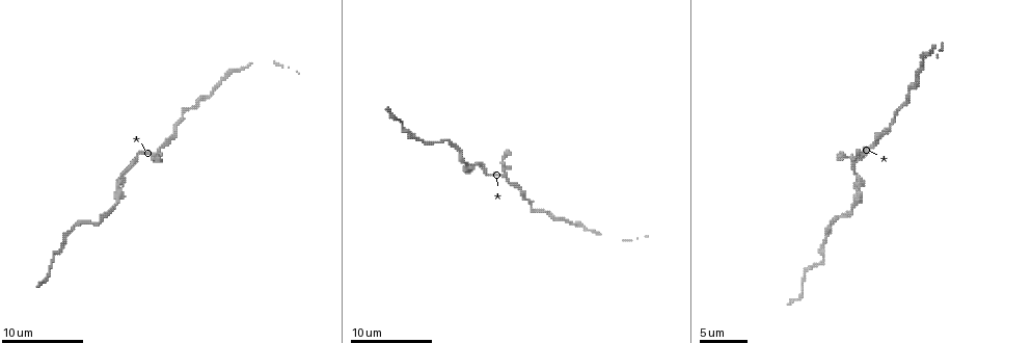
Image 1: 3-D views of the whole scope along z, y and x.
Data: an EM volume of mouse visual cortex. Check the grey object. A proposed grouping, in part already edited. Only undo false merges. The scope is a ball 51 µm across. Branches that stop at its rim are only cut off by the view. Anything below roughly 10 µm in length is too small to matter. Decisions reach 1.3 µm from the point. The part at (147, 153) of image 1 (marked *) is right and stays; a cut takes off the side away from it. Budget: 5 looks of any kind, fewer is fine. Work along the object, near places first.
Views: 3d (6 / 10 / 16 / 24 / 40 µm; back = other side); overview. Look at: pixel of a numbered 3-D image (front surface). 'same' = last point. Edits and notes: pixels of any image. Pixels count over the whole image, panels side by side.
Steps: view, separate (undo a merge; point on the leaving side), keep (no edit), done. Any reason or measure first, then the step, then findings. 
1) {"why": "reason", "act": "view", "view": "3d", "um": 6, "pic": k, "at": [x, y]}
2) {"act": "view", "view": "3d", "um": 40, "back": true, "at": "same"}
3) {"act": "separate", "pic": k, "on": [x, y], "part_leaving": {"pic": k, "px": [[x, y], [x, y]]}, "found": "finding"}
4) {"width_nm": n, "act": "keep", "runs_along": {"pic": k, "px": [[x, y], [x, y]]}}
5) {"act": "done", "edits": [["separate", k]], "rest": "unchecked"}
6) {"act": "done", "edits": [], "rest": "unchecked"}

{"why": "calibre changes", "act": "view", "view": "3d", "um": 6, "pic": 1, "at": [483, 173]}

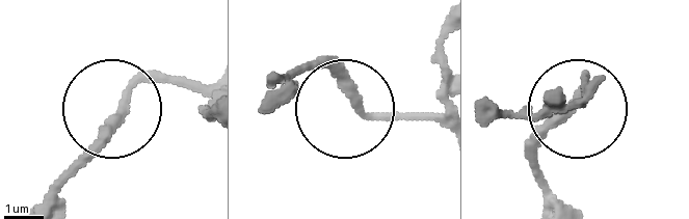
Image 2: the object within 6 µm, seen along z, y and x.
{"width_nm": 210, "act": "keep", "found": "all the same cell"}

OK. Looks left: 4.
{"why": "side arm on a straight run", "act": "view", "view": "3d", "um": 10, "pic": 1, "at": [857, 205]}

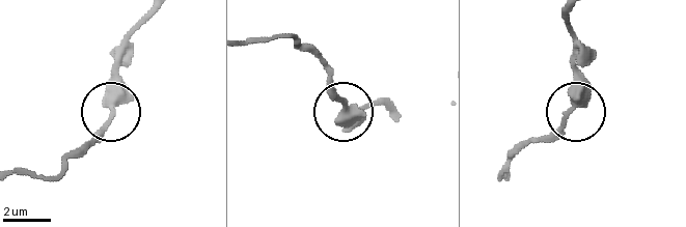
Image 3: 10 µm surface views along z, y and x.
{"act": "keep", "runs_along": {"pic": 3, "px": [[385, 111], [373, 106], [347, 111], [321, 60]]}, "found": "continuous, no second cell"}

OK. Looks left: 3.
{"why": "calibre changes", "act": "view", "view": "3d", "um": 10, "pic": 1, "at": [433, 141]}

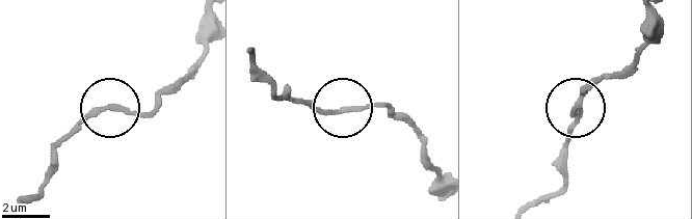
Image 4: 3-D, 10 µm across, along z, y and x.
{"act": "keep", "runs_along": {"pic": 4, "px": [[208, 40], [157, 106], [97, 108], [63, 140]]}, "found": "all the same cell"}

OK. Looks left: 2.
{"act": "done", "edits": [], "rest": "unchecked"}

